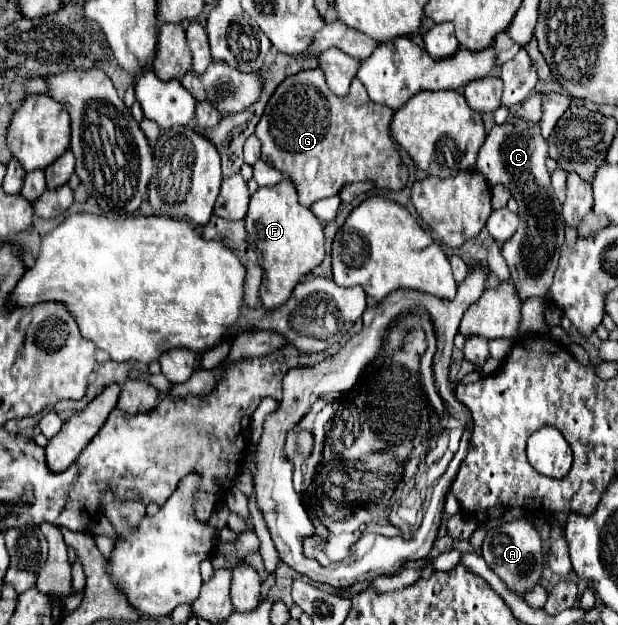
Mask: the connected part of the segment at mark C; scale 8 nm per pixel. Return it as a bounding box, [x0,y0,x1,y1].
[477,120,565,300]

